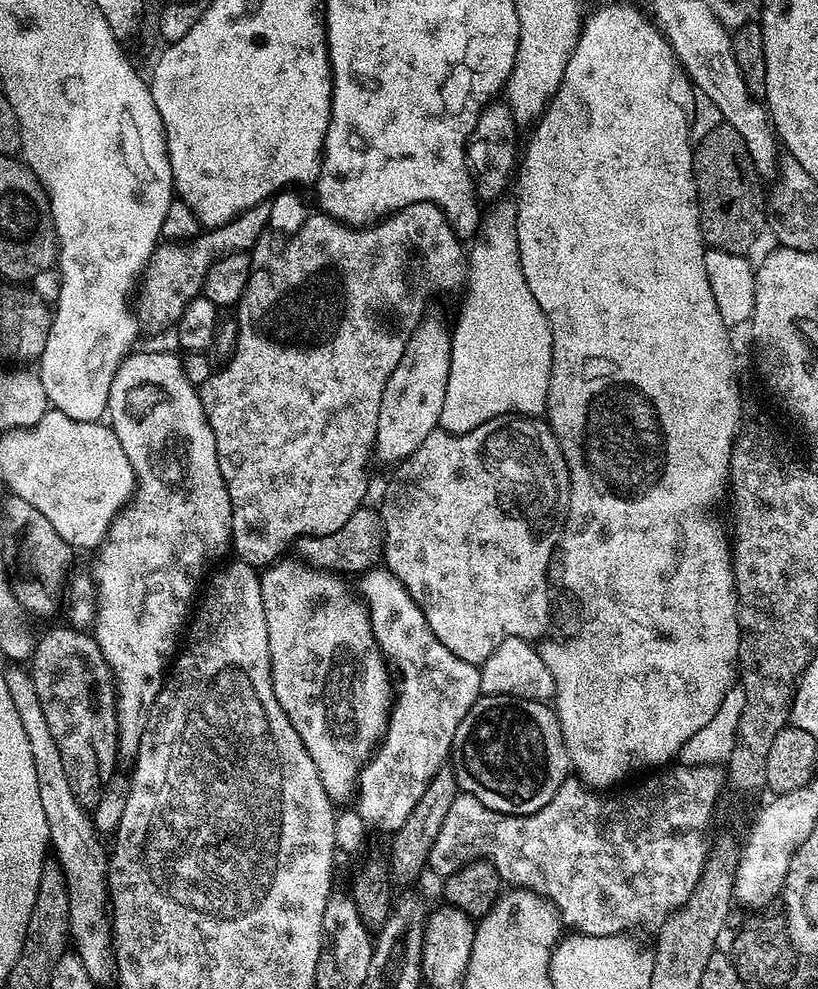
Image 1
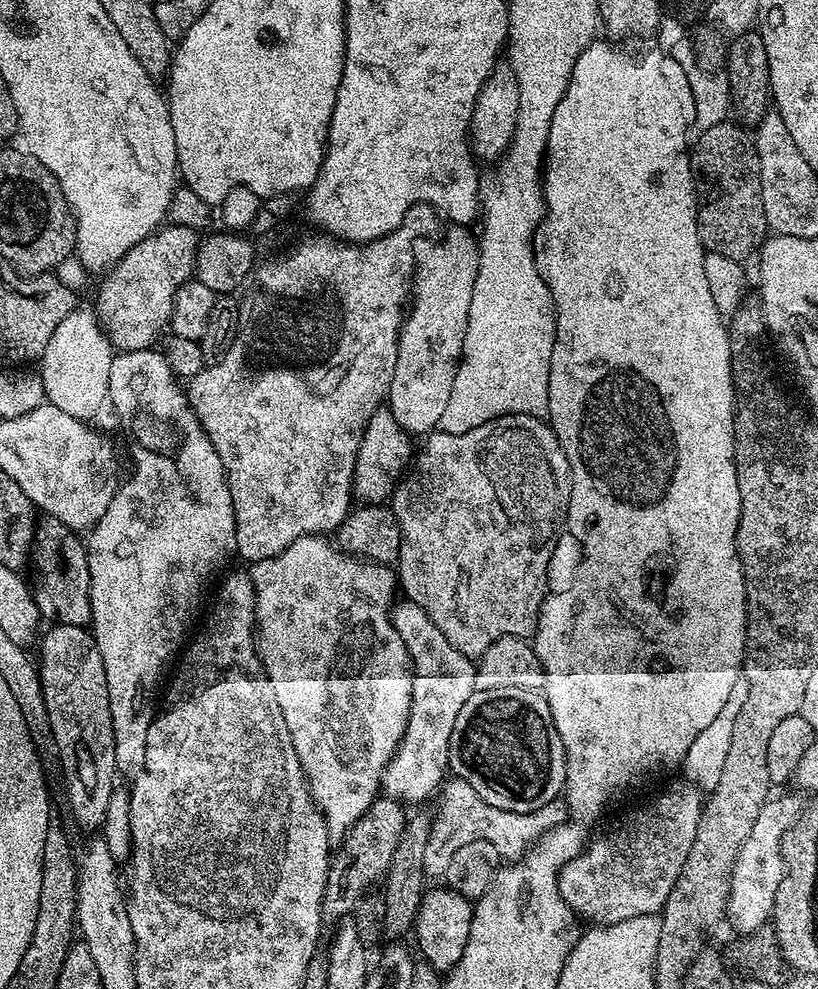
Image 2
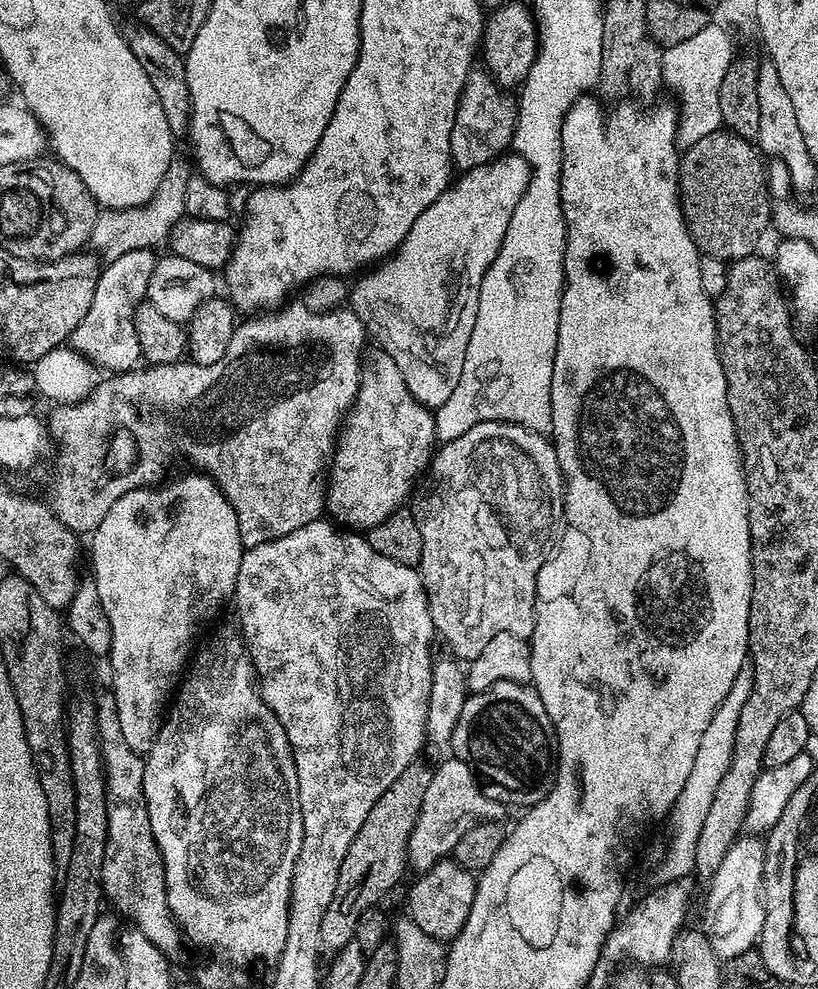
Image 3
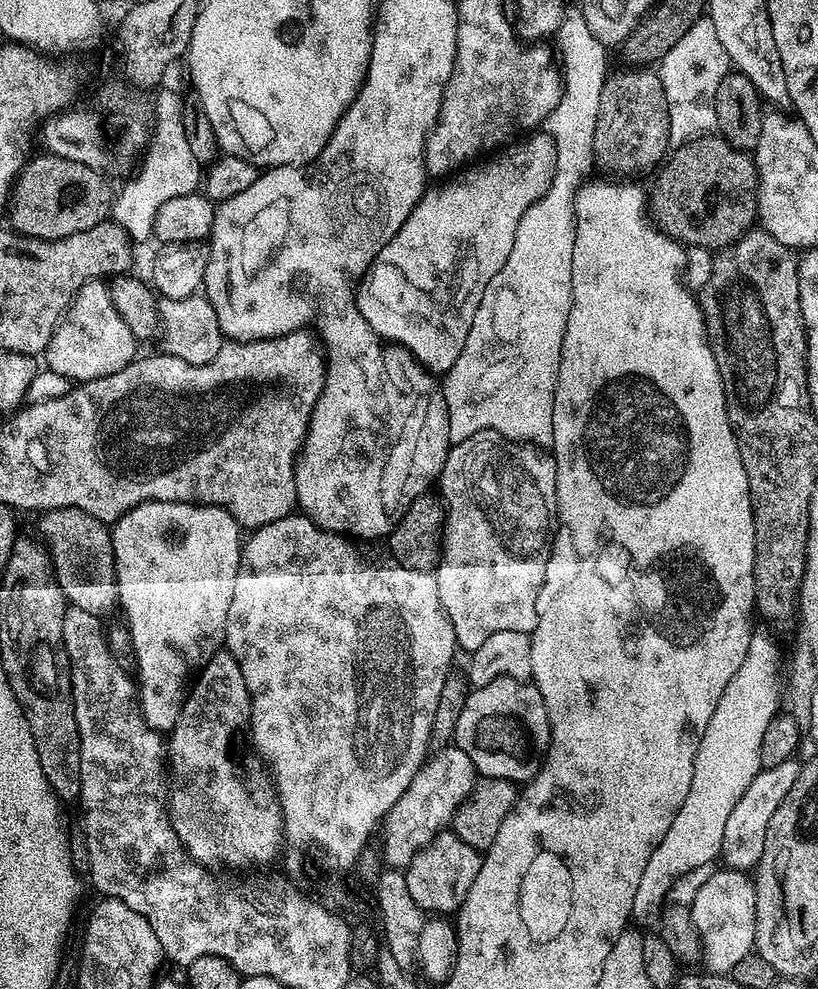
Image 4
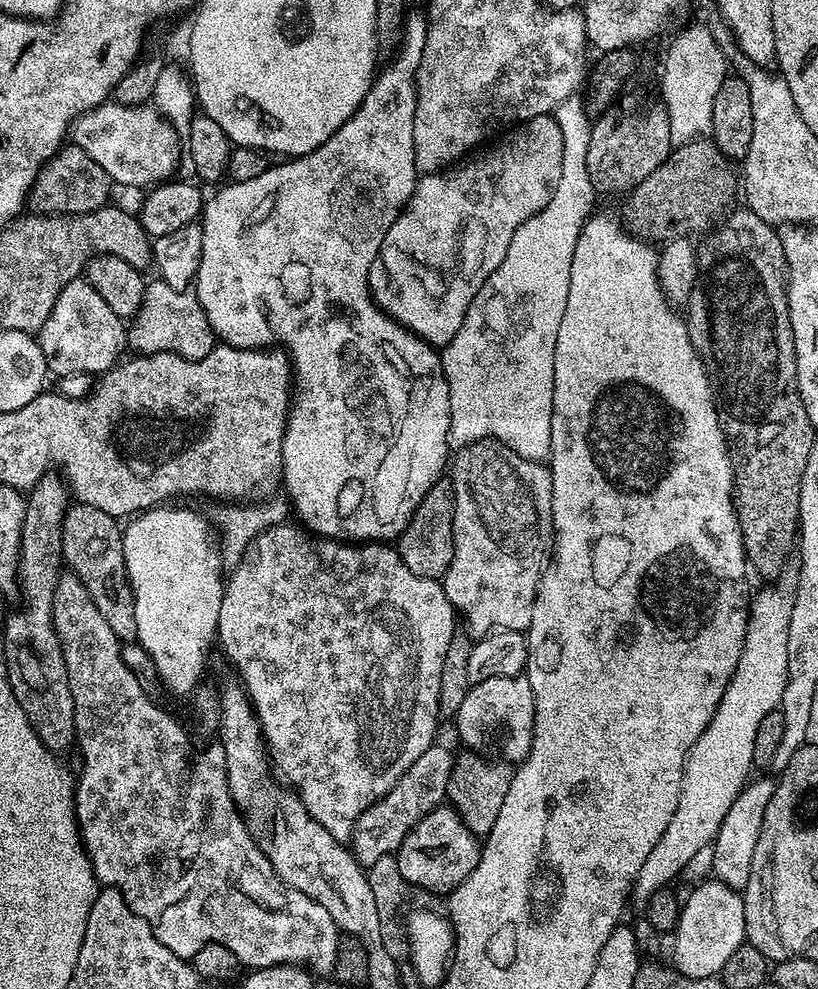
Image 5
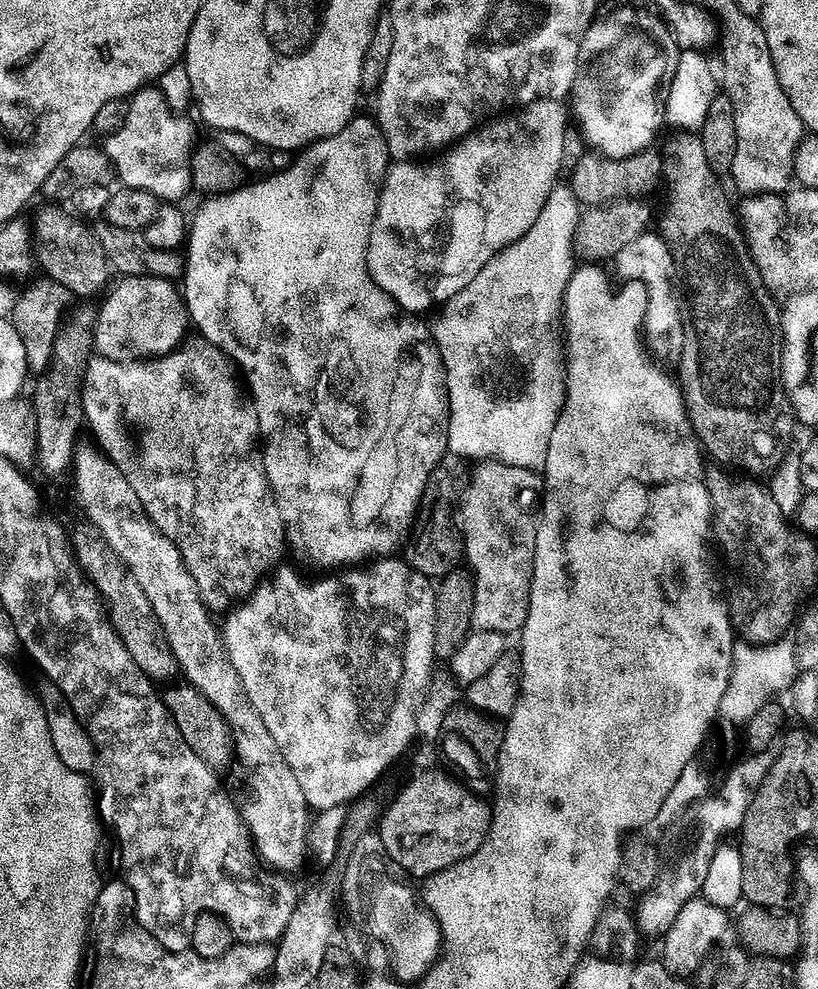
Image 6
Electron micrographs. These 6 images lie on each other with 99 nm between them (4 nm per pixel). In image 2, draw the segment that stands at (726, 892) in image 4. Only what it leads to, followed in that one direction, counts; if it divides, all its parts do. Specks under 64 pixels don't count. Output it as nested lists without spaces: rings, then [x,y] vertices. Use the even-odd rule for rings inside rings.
[[[773,795],[758,810],[758,818],[750,829],[750,838],[742,842],[738,860],[734,862],[728,895],[727,923],[737,928],[737,933],[747,934],[765,927],[773,919],[775,894],[784,872],[782,842],[783,835],[794,827],[802,811],[802,800],[796,796]]]

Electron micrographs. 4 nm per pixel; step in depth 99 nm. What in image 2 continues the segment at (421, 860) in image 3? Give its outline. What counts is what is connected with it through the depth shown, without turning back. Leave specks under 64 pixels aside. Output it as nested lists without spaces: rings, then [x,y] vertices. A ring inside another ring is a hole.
[[[449,779],[439,789],[440,805],[434,808],[430,842],[426,842],[426,862],[424,871],[429,877],[443,877],[446,866],[450,866],[450,858],[462,850],[469,842],[490,842],[494,850],[508,862],[519,860],[545,832],[556,828],[569,819],[570,809],[563,799],[557,798],[546,802],[533,812],[511,812],[498,810],[498,806],[490,806],[473,790],[470,782]]]

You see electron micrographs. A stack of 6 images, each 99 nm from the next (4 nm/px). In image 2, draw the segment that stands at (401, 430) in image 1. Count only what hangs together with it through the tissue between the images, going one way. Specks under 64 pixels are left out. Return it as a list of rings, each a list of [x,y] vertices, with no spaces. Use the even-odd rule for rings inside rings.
[[[452,226],[449,229],[448,233],[445,231],[435,242],[417,247],[410,307],[407,309],[403,324],[400,325],[398,362],[394,366],[394,378],[388,387],[386,408],[394,414],[398,426],[402,426],[409,434],[417,434],[416,432],[427,434],[439,425],[442,414],[446,410],[446,401],[450,399],[450,390],[454,387],[454,378],[458,374],[462,354],[462,342],[466,338],[466,322],[470,314],[470,298],[474,294],[474,282],[478,274],[480,249],[477,237],[473,233],[471,236],[467,227]]]

